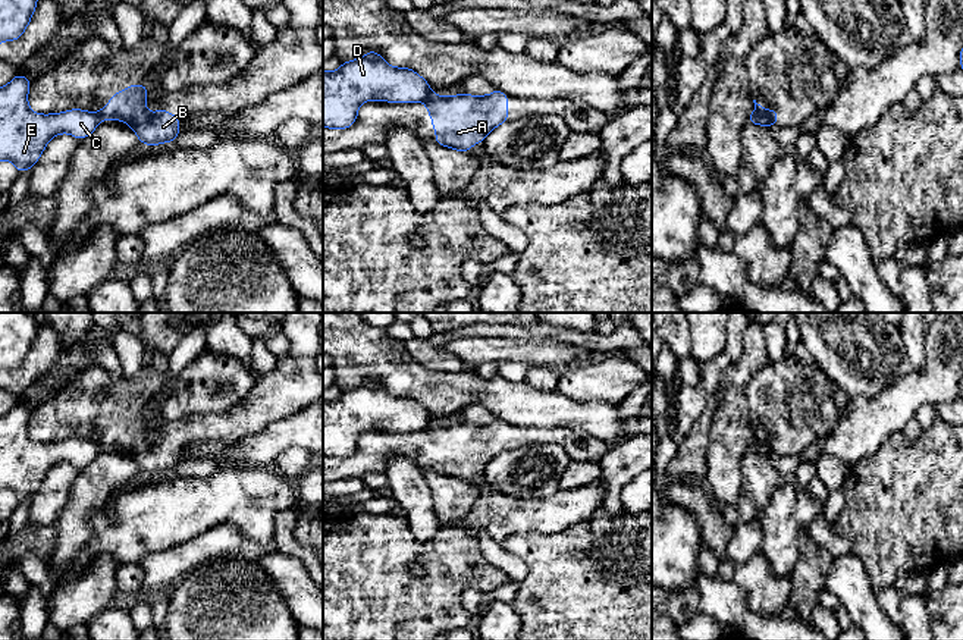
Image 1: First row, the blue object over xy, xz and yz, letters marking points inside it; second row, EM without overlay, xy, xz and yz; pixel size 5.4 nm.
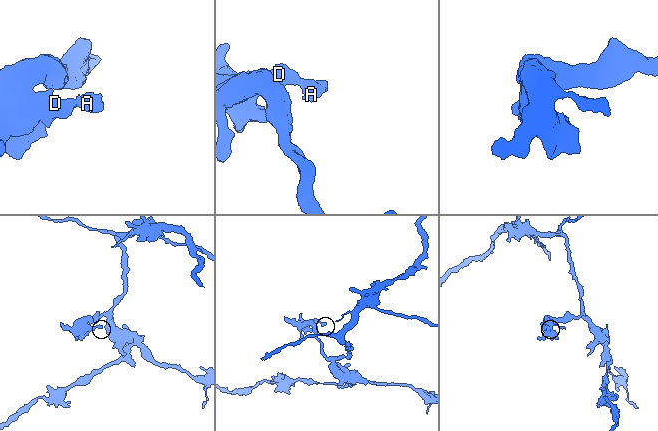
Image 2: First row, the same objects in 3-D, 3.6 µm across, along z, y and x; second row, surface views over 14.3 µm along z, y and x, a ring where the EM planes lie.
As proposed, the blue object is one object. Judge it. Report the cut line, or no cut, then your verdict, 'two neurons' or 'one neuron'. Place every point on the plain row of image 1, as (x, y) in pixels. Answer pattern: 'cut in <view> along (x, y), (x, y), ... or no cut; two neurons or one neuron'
cut in yz along (755, 436), (771, 454); two neurons

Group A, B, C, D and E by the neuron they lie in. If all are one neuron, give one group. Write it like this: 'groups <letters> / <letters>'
groups A B / C D E

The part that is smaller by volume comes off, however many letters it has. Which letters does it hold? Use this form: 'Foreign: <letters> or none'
Foreign: A, B

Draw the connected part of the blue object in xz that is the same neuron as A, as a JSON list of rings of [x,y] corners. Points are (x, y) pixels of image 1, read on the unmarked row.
[[[495,418],[489,424],[458,423],[442,426],[429,423],[426,427],[426,440],[432,443],[432,457],[437,461],[435,471],[468,481],[476,471],[484,471],[484,467],[498,454],[508,451],[508,423]]]

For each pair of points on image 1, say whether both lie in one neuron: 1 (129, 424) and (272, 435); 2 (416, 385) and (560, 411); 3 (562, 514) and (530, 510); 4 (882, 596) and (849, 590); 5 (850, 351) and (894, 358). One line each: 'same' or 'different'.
1: different
2: same
3: same
4: different
5: same

